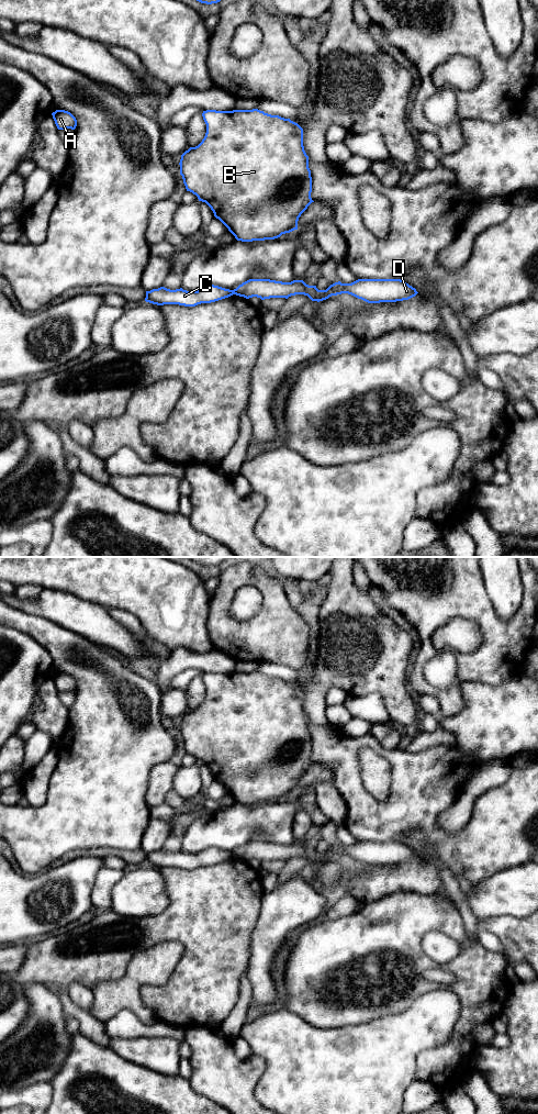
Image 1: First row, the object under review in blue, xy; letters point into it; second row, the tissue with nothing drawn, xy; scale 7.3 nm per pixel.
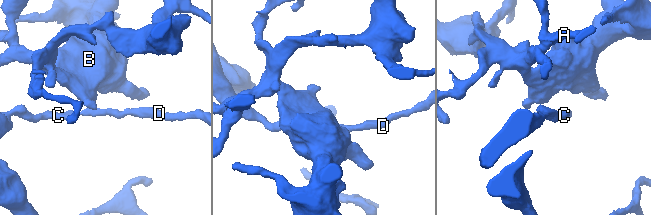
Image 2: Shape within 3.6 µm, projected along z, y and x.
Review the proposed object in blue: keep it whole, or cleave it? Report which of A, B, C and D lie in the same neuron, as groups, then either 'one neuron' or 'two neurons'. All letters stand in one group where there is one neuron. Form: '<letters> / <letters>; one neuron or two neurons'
A B C / D; two neurons

